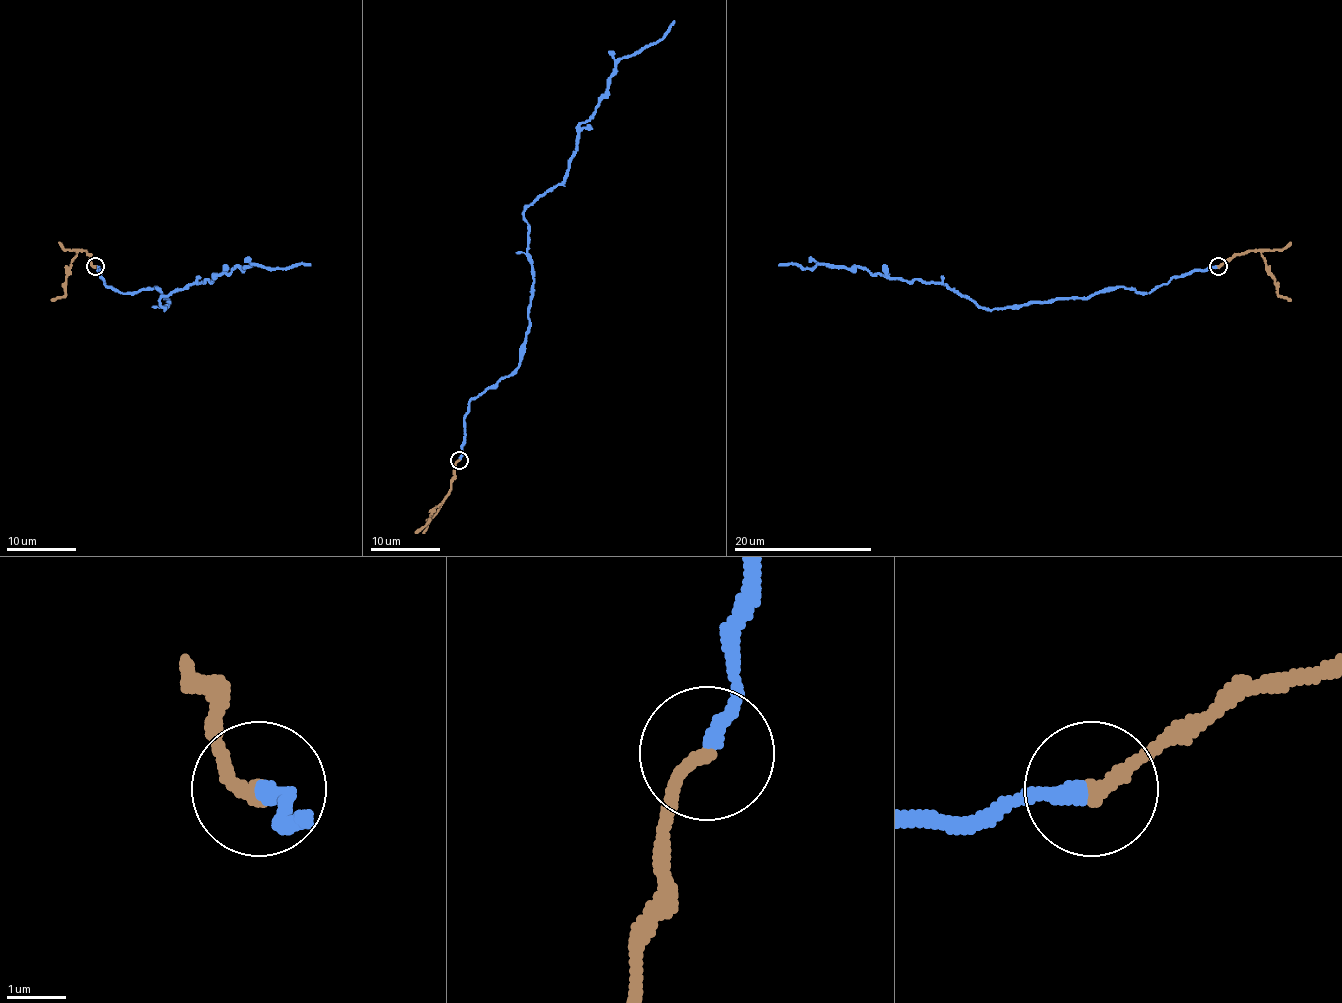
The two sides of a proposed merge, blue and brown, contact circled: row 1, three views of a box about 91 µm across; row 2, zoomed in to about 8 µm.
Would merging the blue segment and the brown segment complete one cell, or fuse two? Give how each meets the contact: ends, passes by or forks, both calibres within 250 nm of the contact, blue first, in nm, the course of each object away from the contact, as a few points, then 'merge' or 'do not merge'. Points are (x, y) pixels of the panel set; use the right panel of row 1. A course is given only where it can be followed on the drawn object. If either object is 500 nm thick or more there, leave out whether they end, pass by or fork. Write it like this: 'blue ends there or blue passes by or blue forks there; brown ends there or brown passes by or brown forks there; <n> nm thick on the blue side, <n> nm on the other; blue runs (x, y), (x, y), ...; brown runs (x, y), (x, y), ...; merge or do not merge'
blue ends there; brown ends there; 260 nm thick on the blue side, 240 nm on the other; blue runs (1217, 266), (1172, 276), (1147, 293), (1108, 286), (1088, 297), (993, 309), (937, 283), (823, 264), (778, 266); brown runs (1217, 266), (1236, 255), (1259, 250), (1278, 293), (1290, 300); merge

